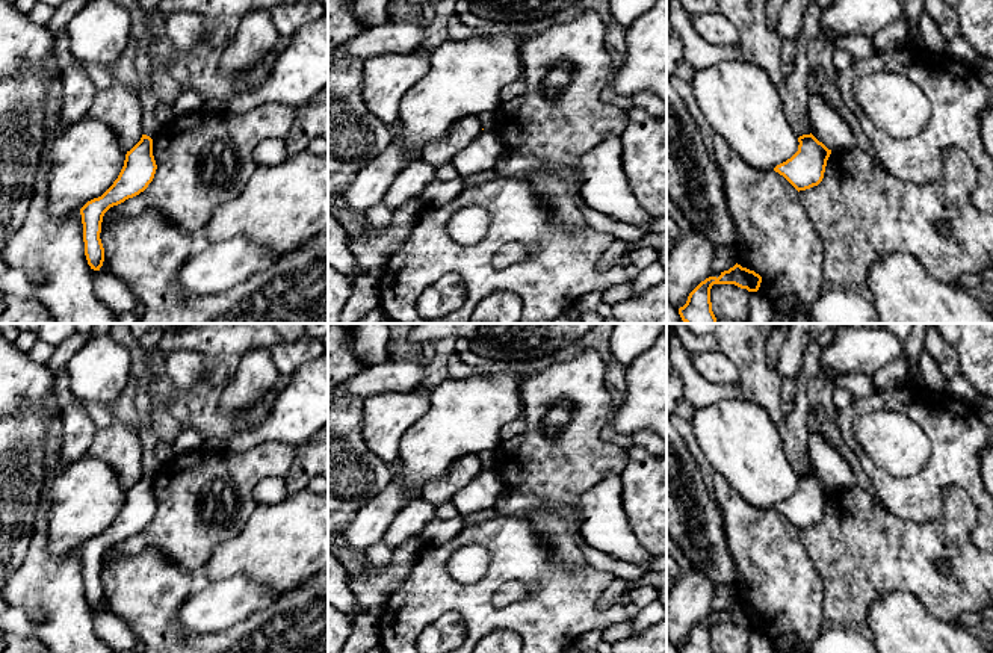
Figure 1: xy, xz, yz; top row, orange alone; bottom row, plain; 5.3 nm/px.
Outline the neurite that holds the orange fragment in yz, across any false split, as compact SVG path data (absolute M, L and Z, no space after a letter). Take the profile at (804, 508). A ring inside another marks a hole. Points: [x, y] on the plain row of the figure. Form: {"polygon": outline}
{"polygon": "M812 472L800 475L798 481L798 490L786 500L777 503L774 509L783 514L800 531L822 520L831 488Z"}

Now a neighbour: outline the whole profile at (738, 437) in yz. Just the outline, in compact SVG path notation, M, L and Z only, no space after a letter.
M738 398L695 407L691 428L712 469L750 505L772 509L798 490L778 425L760 405Z

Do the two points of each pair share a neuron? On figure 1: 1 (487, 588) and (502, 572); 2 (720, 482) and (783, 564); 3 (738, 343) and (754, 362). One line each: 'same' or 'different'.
1: same
2: same
3: same

